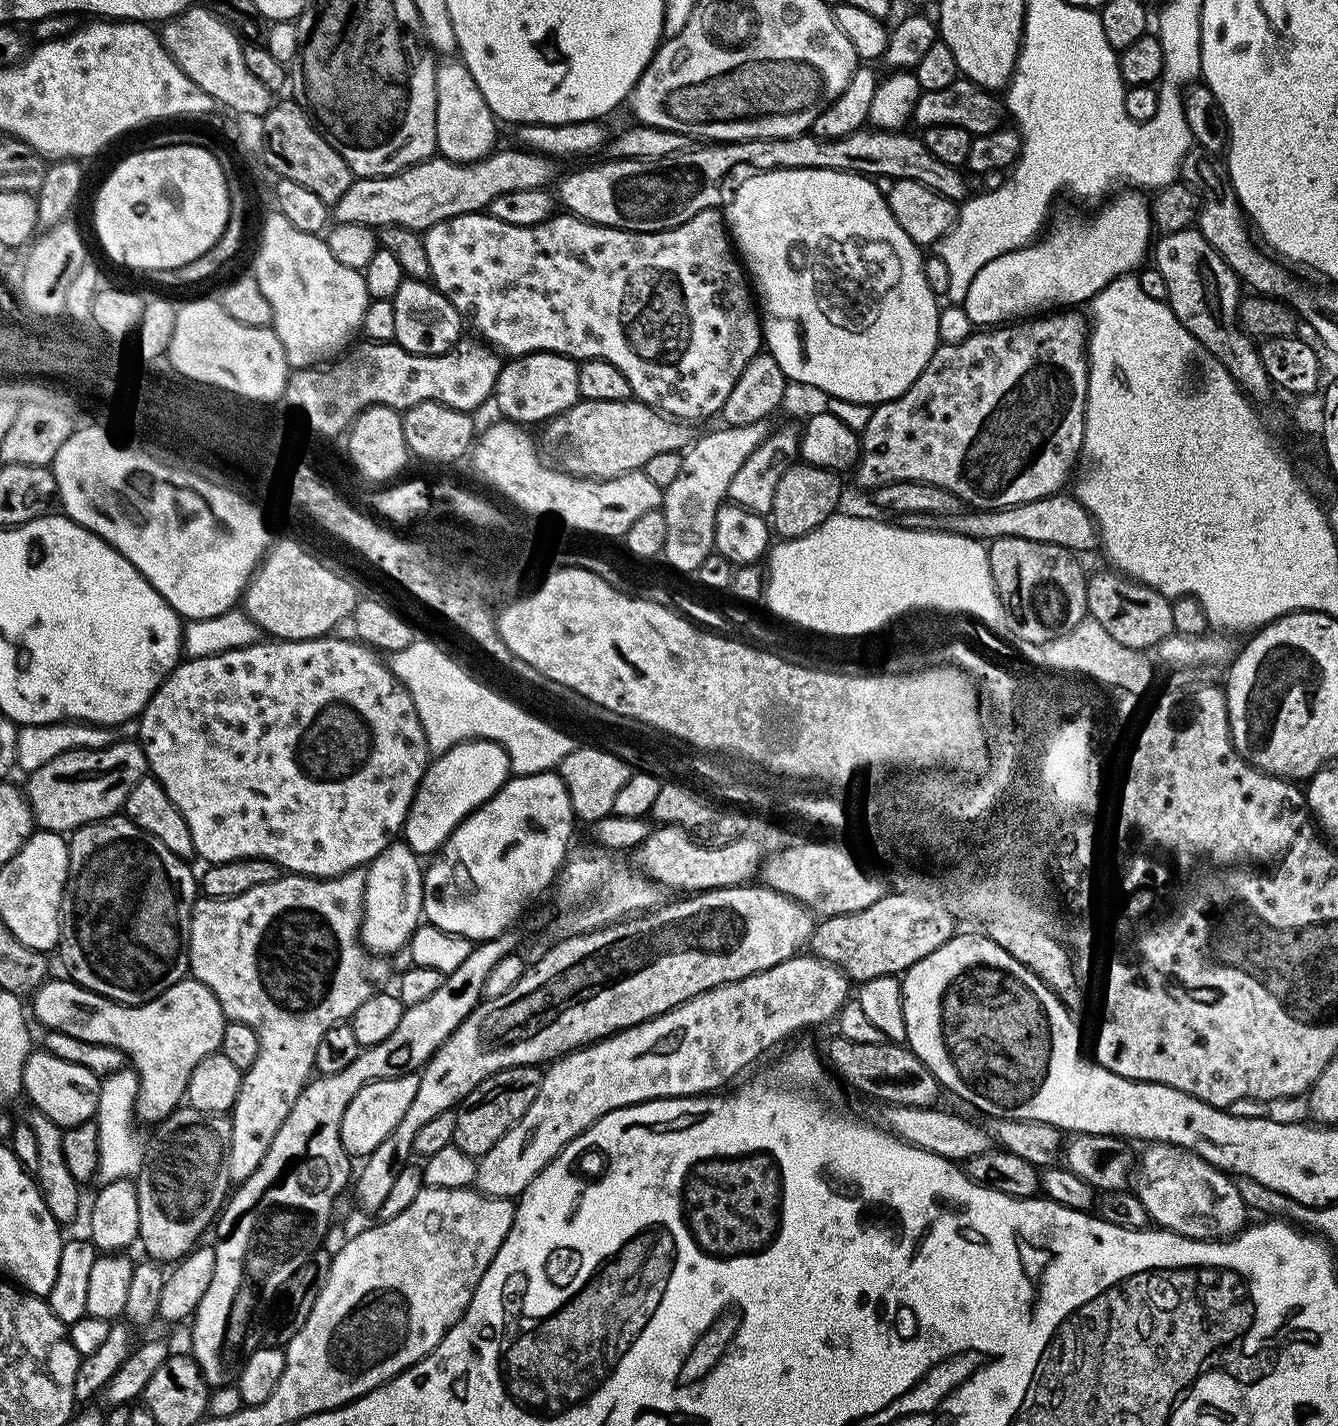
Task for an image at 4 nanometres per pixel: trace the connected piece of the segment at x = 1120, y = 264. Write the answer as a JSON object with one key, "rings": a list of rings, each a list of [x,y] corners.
{"rings":[[[1124,190],[1116,195],[1111,197],[1113,200],[1108,206],[1100,206],[1102,208],[1097,216],[1089,220],[1078,220],[1074,216],[1064,216],[1056,222],[1054,220],[1043,235],[1028,247],[1007,252],[986,262],[986,266],[974,274],[974,282],[970,282],[970,290],[966,290],[966,298],[962,301],[969,322],[976,324],[972,326],[1000,326],[1013,318],[1032,318],[1053,310],[1080,306],[1076,304],[1087,305],[1111,280],[1135,273],[1145,263],[1144,255],[1147,252],[1149,255],[1154,240],[1152,210],[1149,201],[1143,200],[1139,191]]]}

